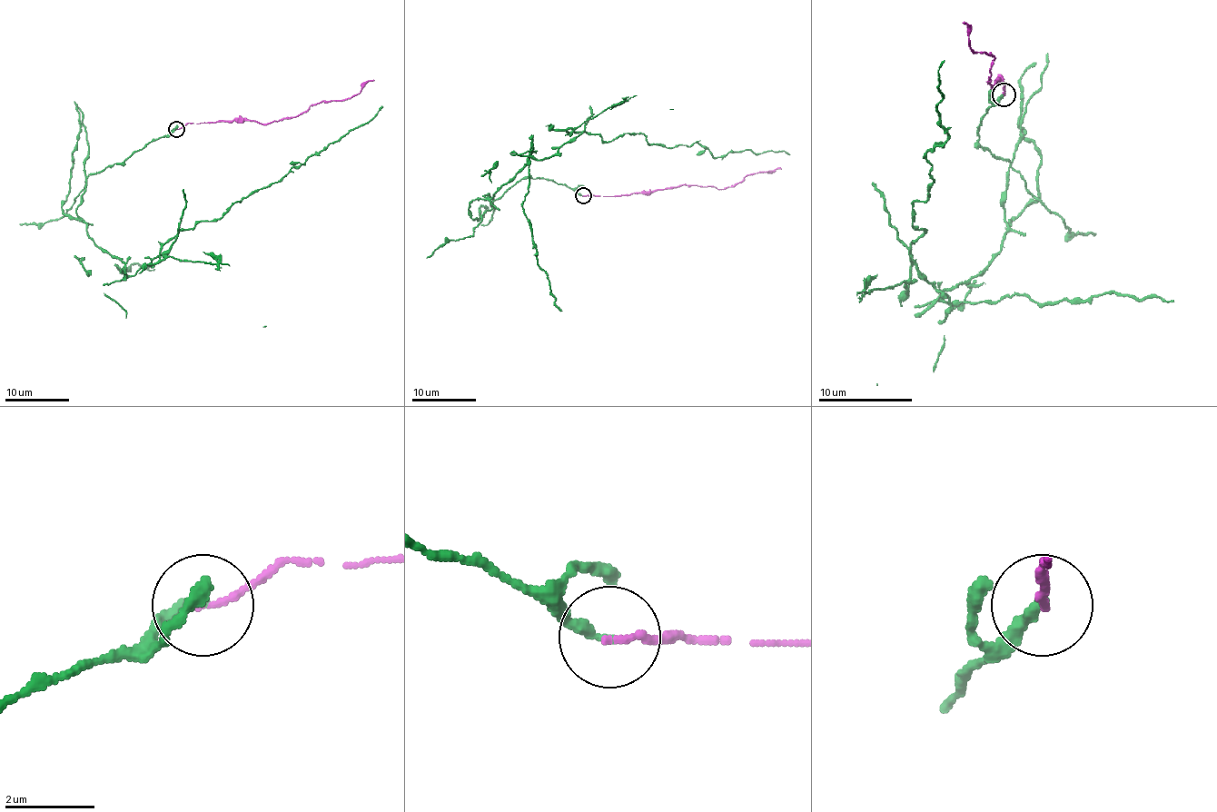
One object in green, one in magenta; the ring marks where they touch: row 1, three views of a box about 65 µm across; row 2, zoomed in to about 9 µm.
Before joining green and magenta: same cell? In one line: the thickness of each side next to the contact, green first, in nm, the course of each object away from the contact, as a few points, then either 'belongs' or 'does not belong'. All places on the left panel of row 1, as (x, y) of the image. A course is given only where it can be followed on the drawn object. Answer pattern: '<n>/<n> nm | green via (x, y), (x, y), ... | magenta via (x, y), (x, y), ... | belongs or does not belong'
240/150 nm | green via (177, 129), (89, 176), (76, 211), (129, 275), (180, 230), (218, 219), (366, 124), (381, 105) | magenta via (177, 129), (188, 123), (244, 120), (272, 123), (299, 116), (318, 103), (352, 97), (373, 80) | does not belong

